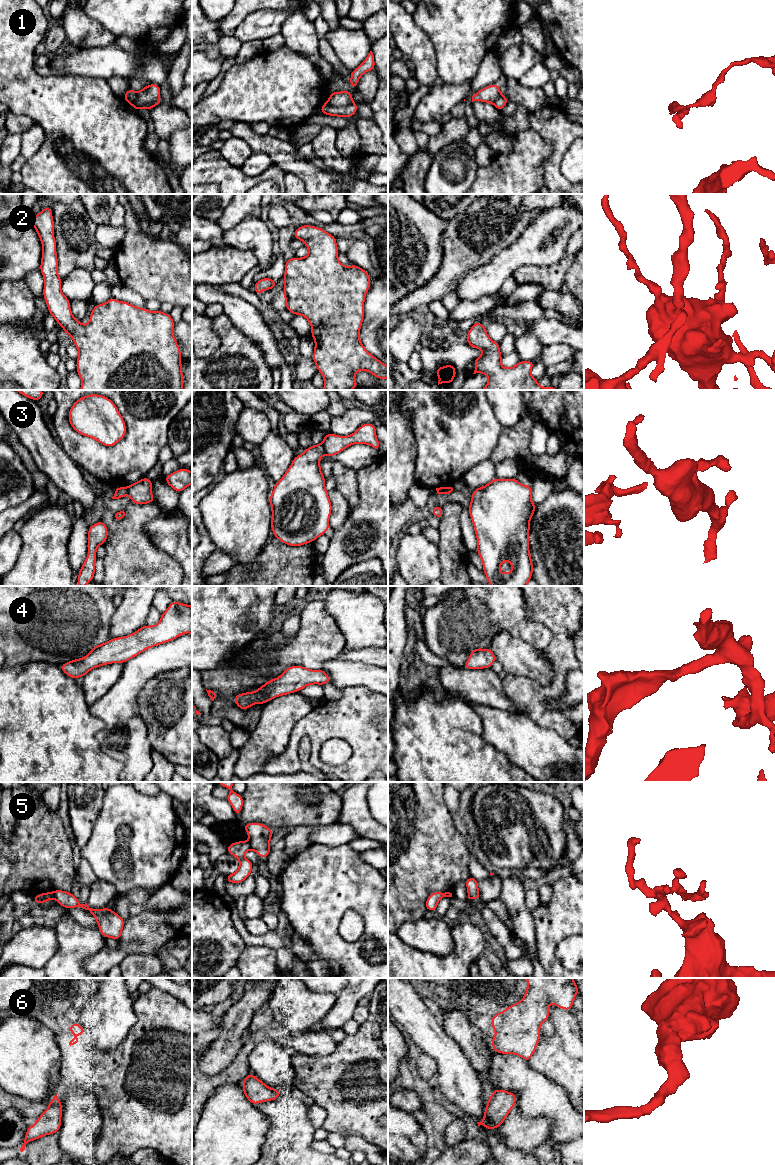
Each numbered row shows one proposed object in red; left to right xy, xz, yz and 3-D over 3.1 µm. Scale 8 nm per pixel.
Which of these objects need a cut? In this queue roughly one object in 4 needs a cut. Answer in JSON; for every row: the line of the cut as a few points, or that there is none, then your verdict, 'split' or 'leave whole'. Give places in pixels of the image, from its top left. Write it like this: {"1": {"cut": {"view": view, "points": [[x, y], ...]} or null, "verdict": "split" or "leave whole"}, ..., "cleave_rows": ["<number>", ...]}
{"1": {"cut": {"view": "xz", "points": [[326, 102], [336, 106], [354, 104]]}, "verdict": "split"}, "2": {"cut": null, "verdict": "leave whole"}, "3": {"cut": {"view": "xz", "points": [[321, 444], [324, 452]]}, "verdict": "split"}, "4": {"cut": null, "verdict": "leave whole"}, "5": {"cut": {"view": "xz", "points": [[248, 841], [251, 848]]}, "verdict": "split"}, "6": {"cut": null, "verdict": "leave whole"}, "cleave_rows": ["1", "3", "5"]}

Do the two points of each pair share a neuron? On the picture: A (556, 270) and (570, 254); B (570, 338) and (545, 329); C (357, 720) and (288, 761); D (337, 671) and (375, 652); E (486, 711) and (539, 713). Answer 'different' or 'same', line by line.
A: same
B: same
C: same
D: different
E: different

